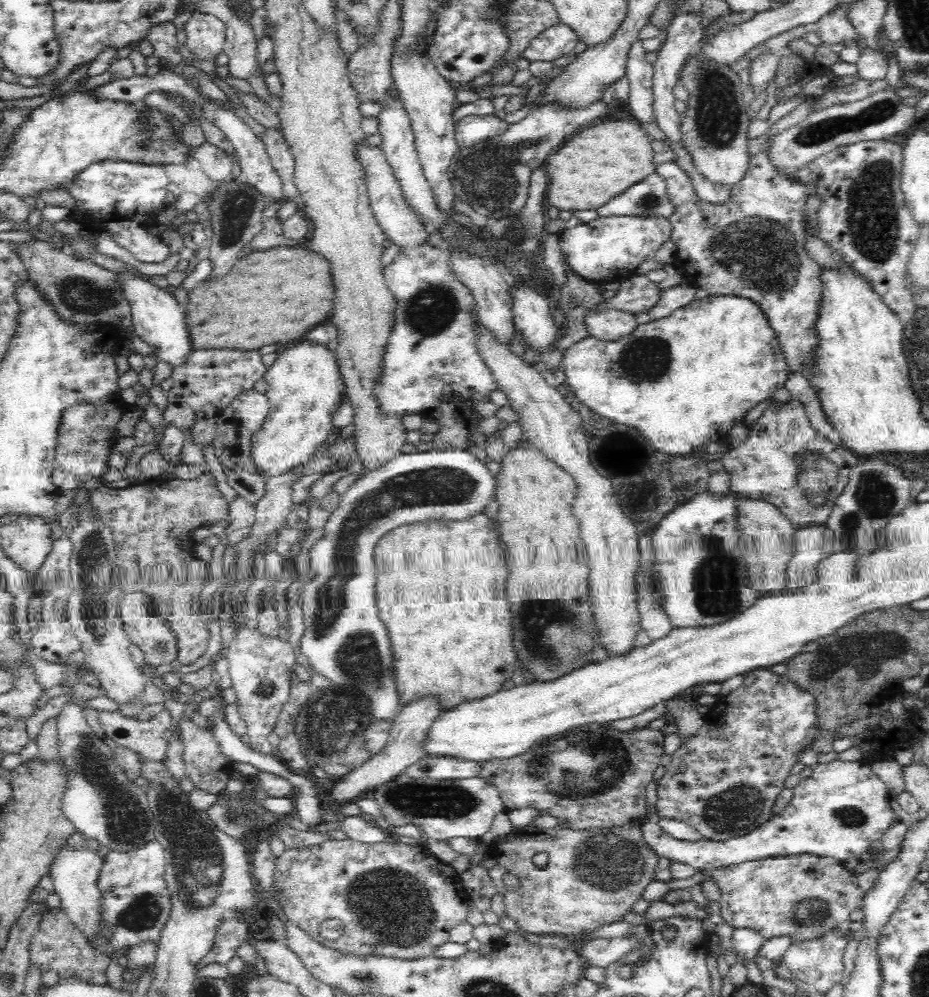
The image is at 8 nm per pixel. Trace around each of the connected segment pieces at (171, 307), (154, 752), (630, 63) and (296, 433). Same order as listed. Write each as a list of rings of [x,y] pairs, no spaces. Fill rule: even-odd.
[[[120,272],[115,276],[118,278],[119,286],[122,286],[122,297],[130,304],[131,328],[134,328],[134,332],[154,348],[157,360],[169,362],[173,367],[182,364],[186,356],[193,354],[184,322],[185,309],[181,308],[168,289],[158,288],[132,272]]]
[[[102,710],[98,711],[98,720],[101,729],[108,738],[111,738],[124,748],[133,750],[140,758],[158,763],[162,763],[164,758],[166,758],[168,743],[164,741],[164,730],[172,724],[169,711],[165,710],[147,721],[142,721],[138,718],[128,718],[118,710]]]
[[[640,39],[630,47],[625,70],[630,87],[627,102],[638,121],[657,124],[654,116],[653,64],[646,60],[646,52]]]
[[[303,341],[288,347],[278,354],[274,363],[269,366],[263,376],[267,388],[268,414],[262,420],[262,427],[250,438],[250,459],[254,461],[256,474],[274,478],[293,471],[300,464],[306,464],[308,458],[316,452],[316,448],[326,442],[333,428],[333,412],[338,408],[345,394],[344,379],[338,370],[334,351],[327,345]]]

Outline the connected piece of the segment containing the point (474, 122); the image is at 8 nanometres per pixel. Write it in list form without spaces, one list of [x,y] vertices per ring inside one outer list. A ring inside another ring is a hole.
[[[495,114],[466,116],[455,124],[456,145],[459,148],[476,146],[486,139],[504,134],[508,125]]]

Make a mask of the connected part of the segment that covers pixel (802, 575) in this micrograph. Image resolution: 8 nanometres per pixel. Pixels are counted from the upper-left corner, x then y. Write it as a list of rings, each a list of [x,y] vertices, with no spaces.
[[[810,525],[795,531],[795,549],[792,558],[786,562],[785,592],[794,592],[816,582],[818,563],[828,558],[834,535],[828,527]]]

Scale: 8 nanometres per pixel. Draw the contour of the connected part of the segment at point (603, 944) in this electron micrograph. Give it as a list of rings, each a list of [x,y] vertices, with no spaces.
[[[597,938],[586,941],[580,953],[585,958],[586,966],[606,968],[640,946],[644,945],[632,938]]]

